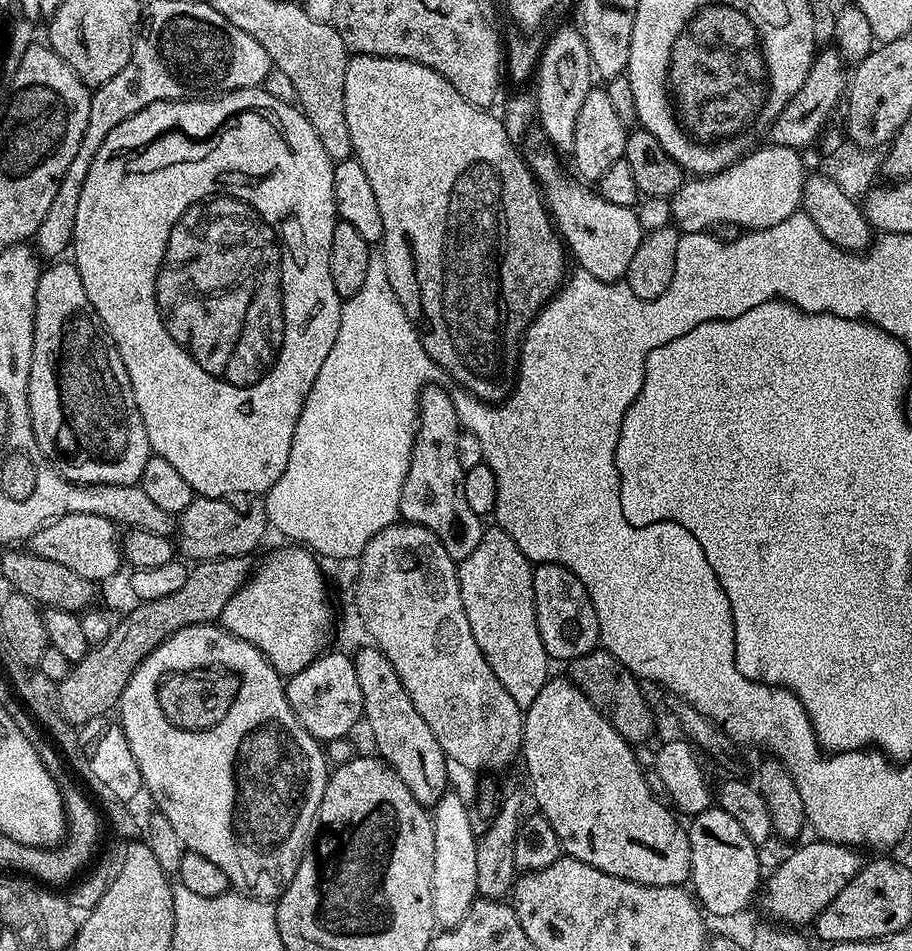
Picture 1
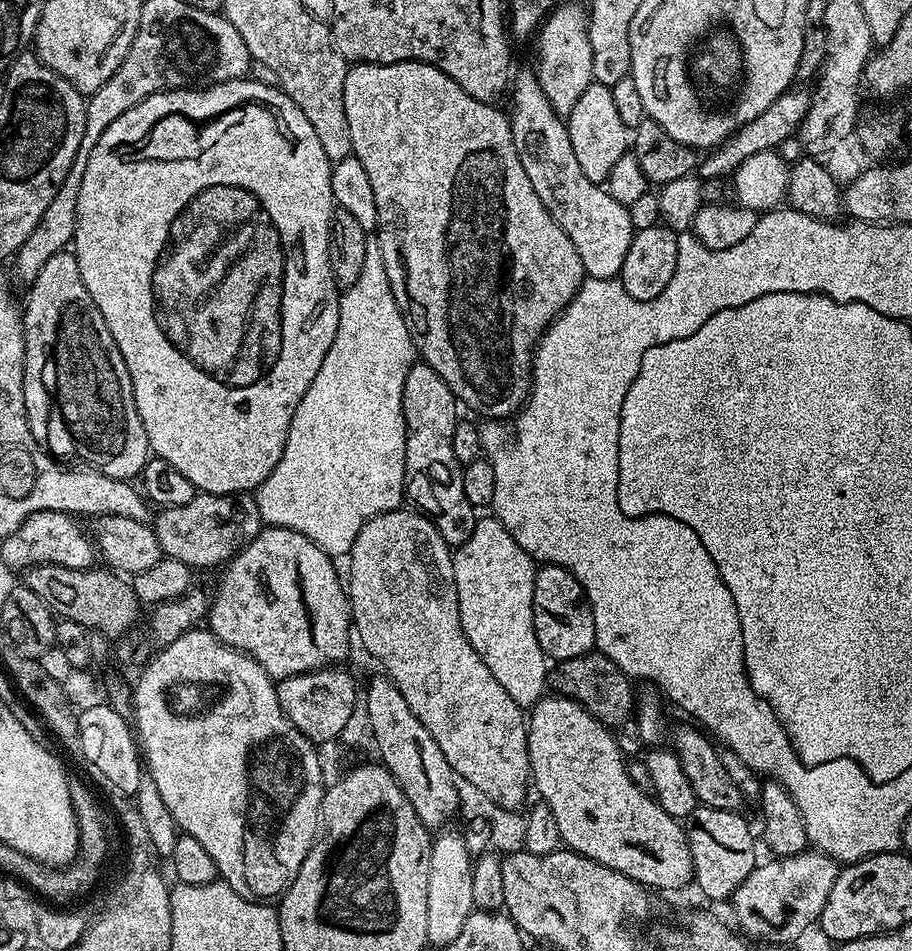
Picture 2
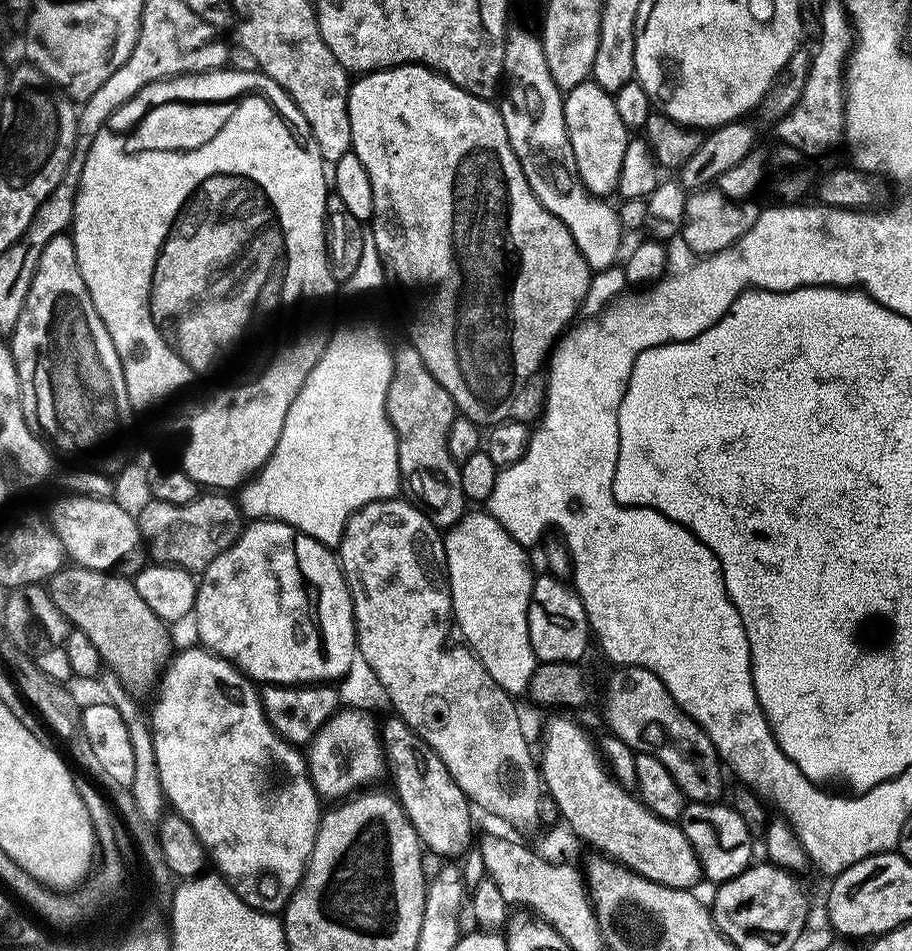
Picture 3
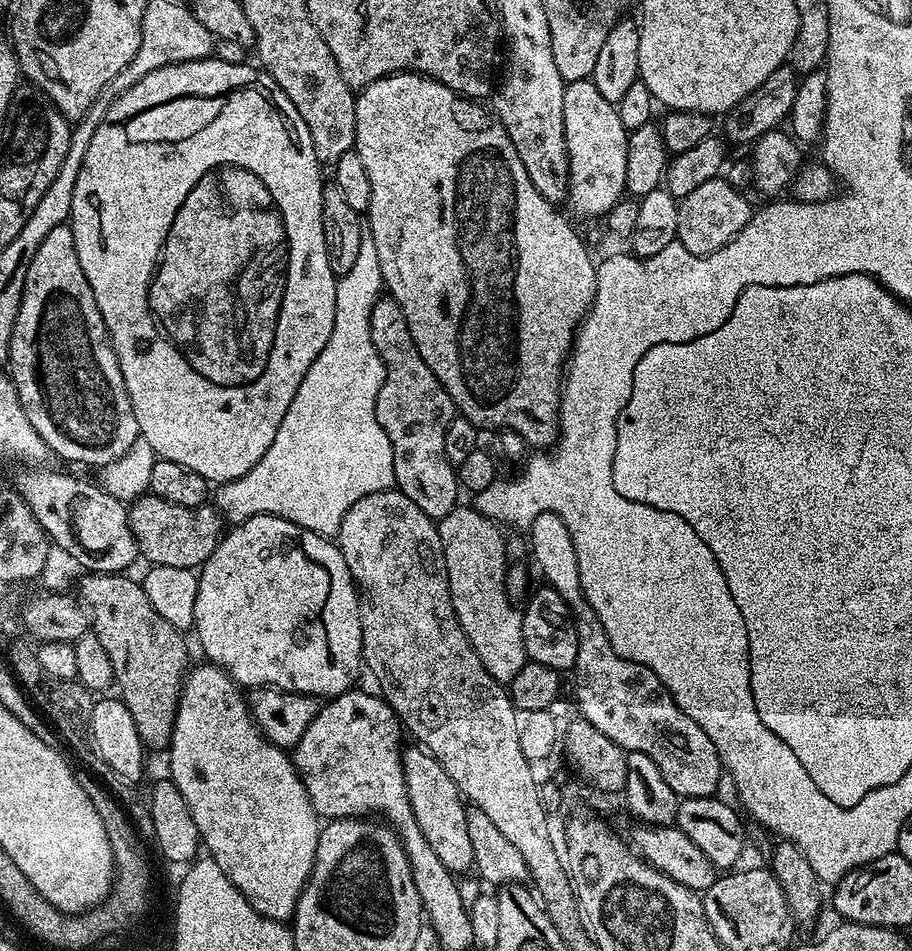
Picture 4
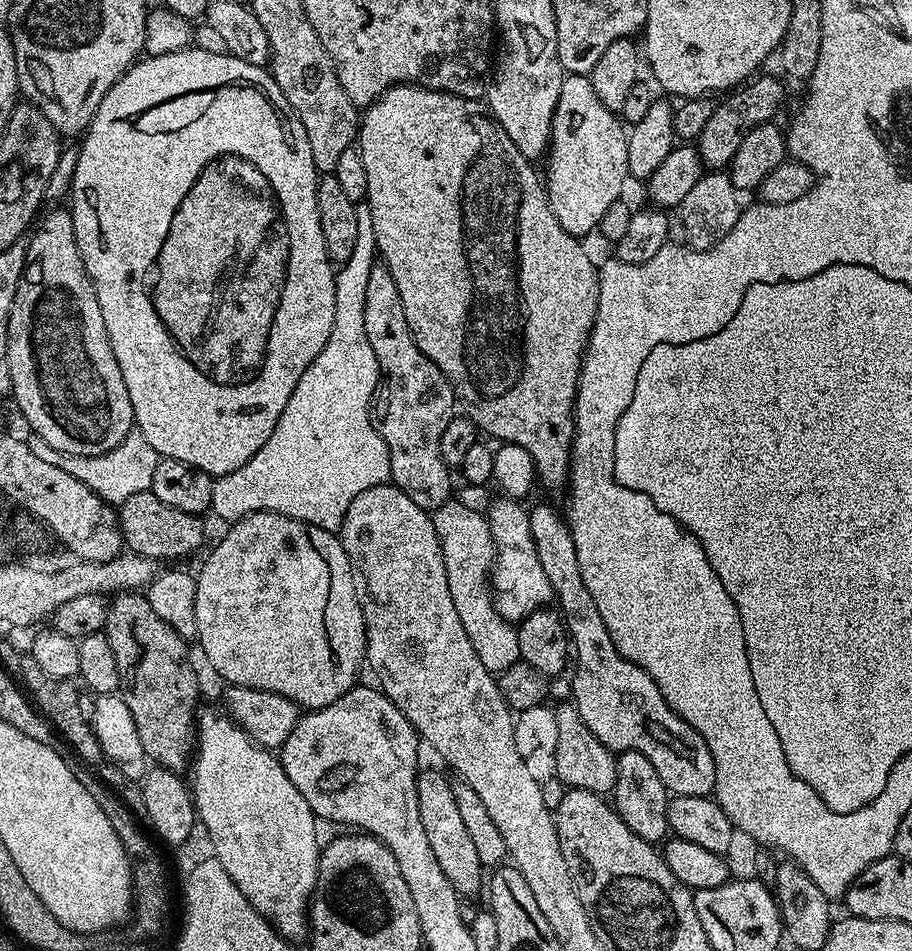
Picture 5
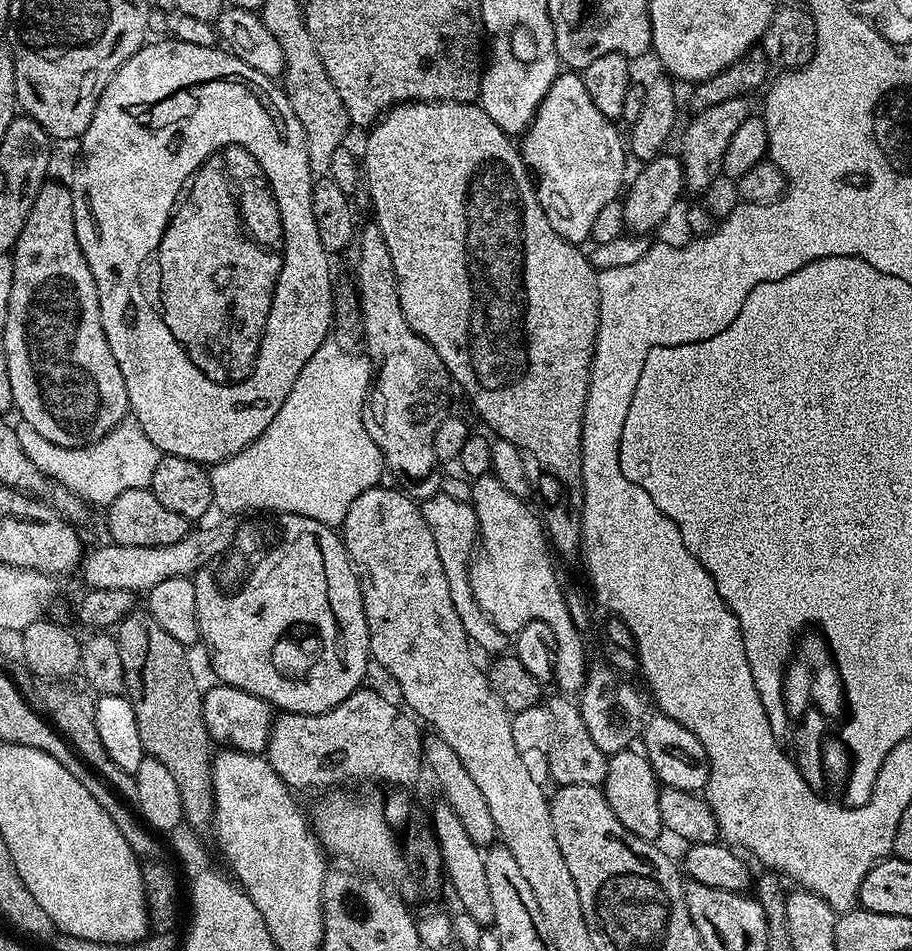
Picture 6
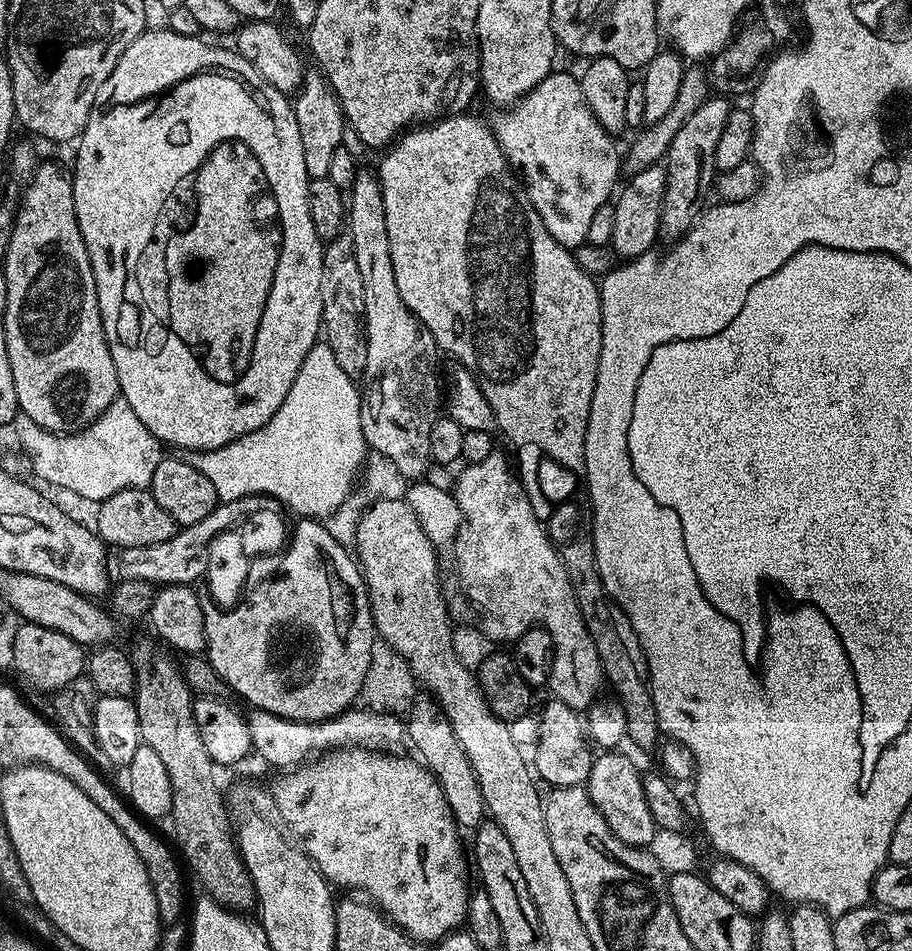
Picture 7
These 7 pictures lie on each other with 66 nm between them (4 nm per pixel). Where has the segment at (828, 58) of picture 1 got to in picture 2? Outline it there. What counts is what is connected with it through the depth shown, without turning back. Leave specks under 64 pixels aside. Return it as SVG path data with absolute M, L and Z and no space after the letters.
M789 90L780 96L766 110L762 110L762 114L758 118L754 118L754 122L748 122L746 126L742 126L737 132L733 132L719 148L713 148L707 153L708 156L699 161L698 172L701 177L704 176L724 176L731 177L736 167L742 162L746 162L746 158L750 158L759 152L770 152L779 149L783 140L792 140L797 135L797 129L800 123L806 118L807 110L811 106L812 92L796 92L797 90Z

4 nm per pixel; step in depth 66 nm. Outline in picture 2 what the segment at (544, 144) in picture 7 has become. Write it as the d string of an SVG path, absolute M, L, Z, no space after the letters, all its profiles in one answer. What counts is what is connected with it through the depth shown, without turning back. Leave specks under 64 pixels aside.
M593 82L582 90L582 98L574 102L574 110L566 118L570 144L574 155L582 166L582 172L592 183L603 185L608 179L610 170L614 170L614 162L622 158L630 148L630 130L622 126L622 118L618 118L618 110L614 107L614 94L605 84Z

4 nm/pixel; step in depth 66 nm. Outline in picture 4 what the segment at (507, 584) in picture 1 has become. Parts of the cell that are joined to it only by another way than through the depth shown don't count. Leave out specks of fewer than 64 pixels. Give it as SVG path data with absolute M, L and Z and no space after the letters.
M463 504L457 505L437 523L437 527L451 604L459 625L488 674L498 682L508 684L528 662L525 643L522 642L523 613L514 608L506 594L510 561L506 558L506 542L500 532L501 527L483 511L480 512Z

